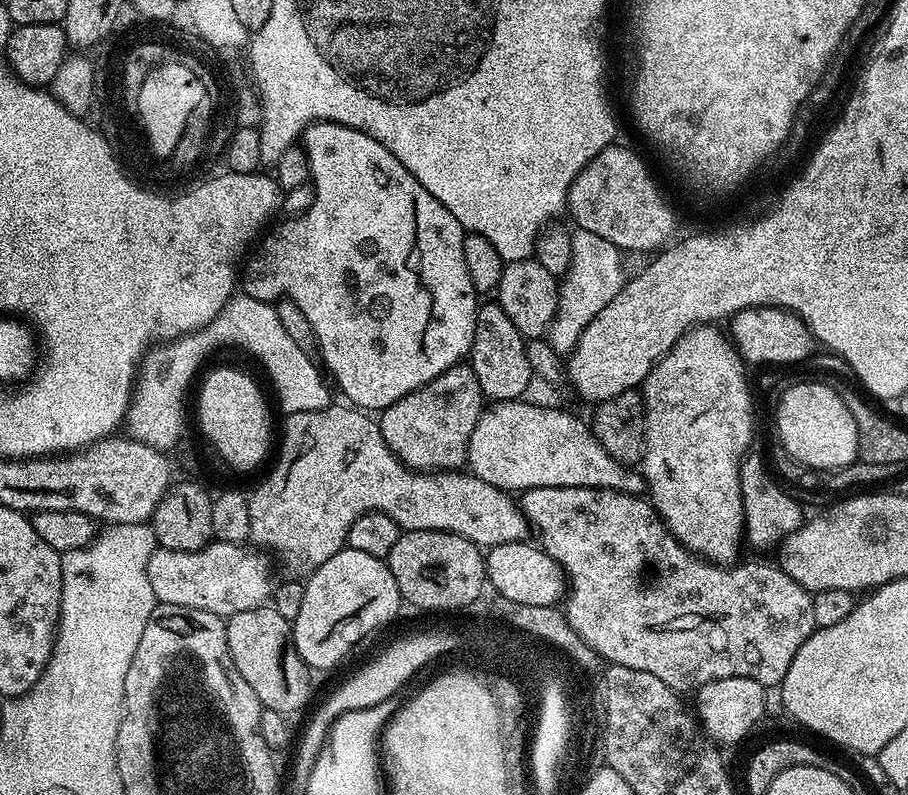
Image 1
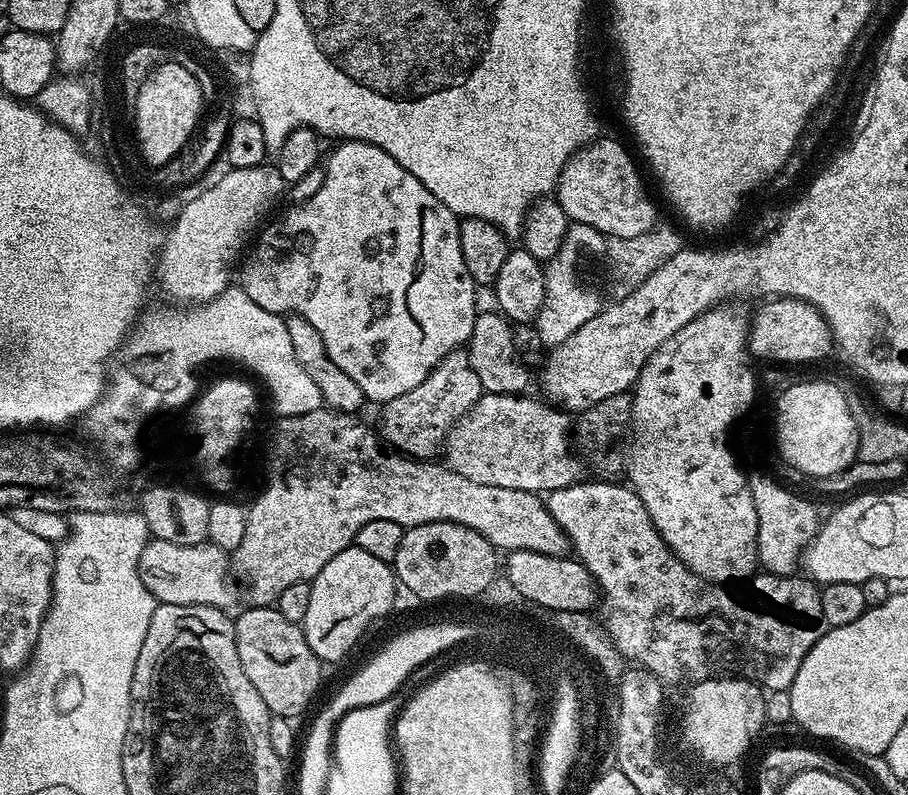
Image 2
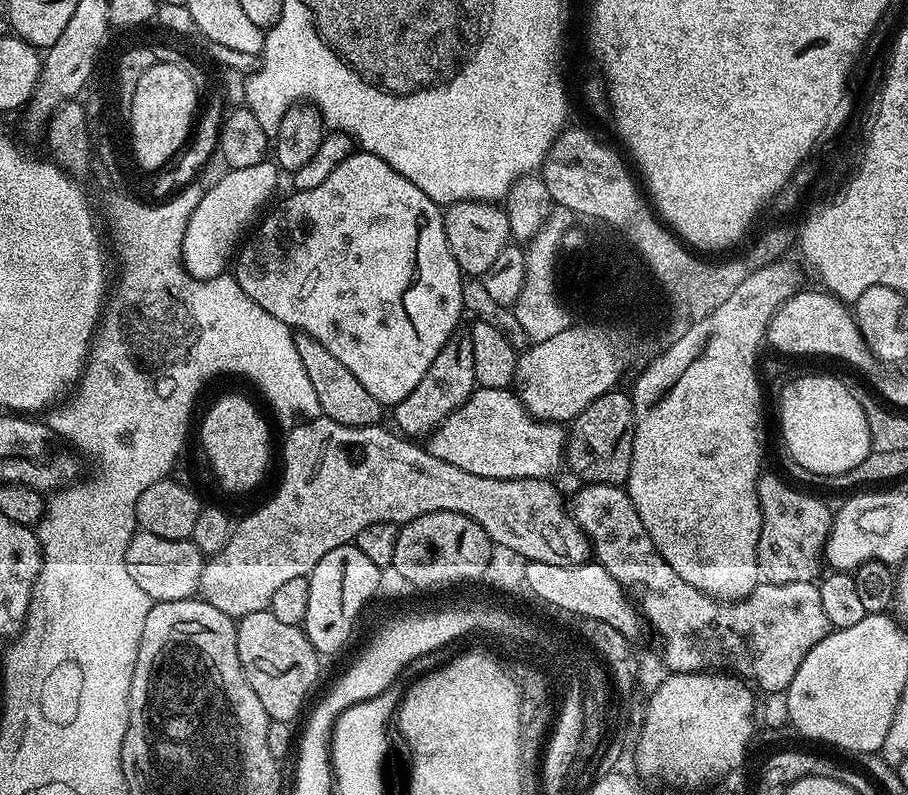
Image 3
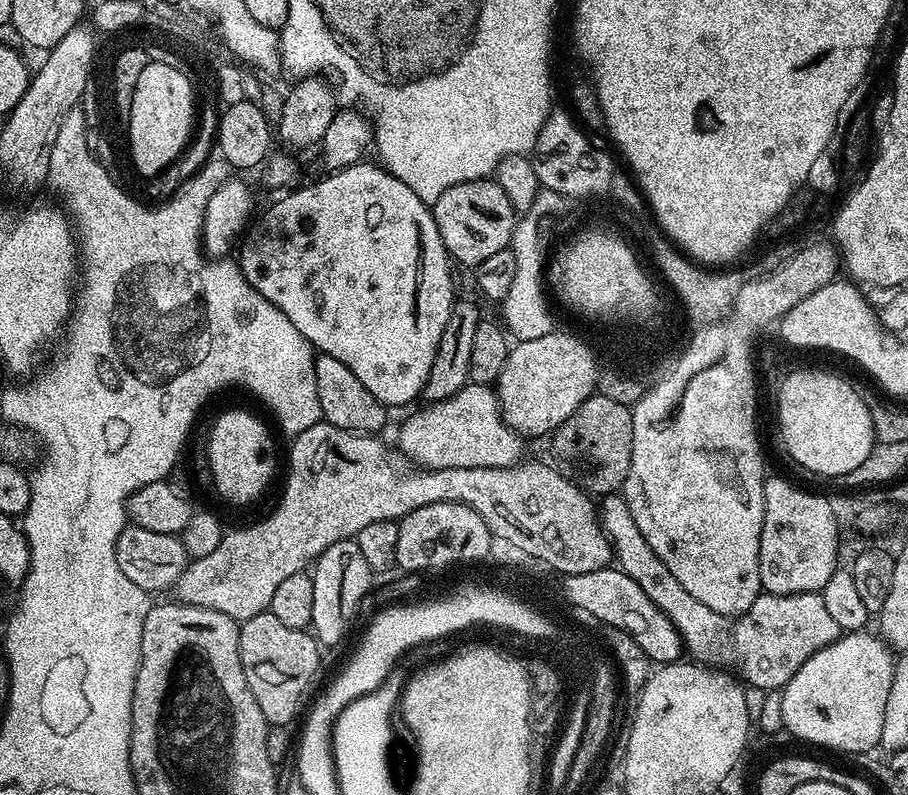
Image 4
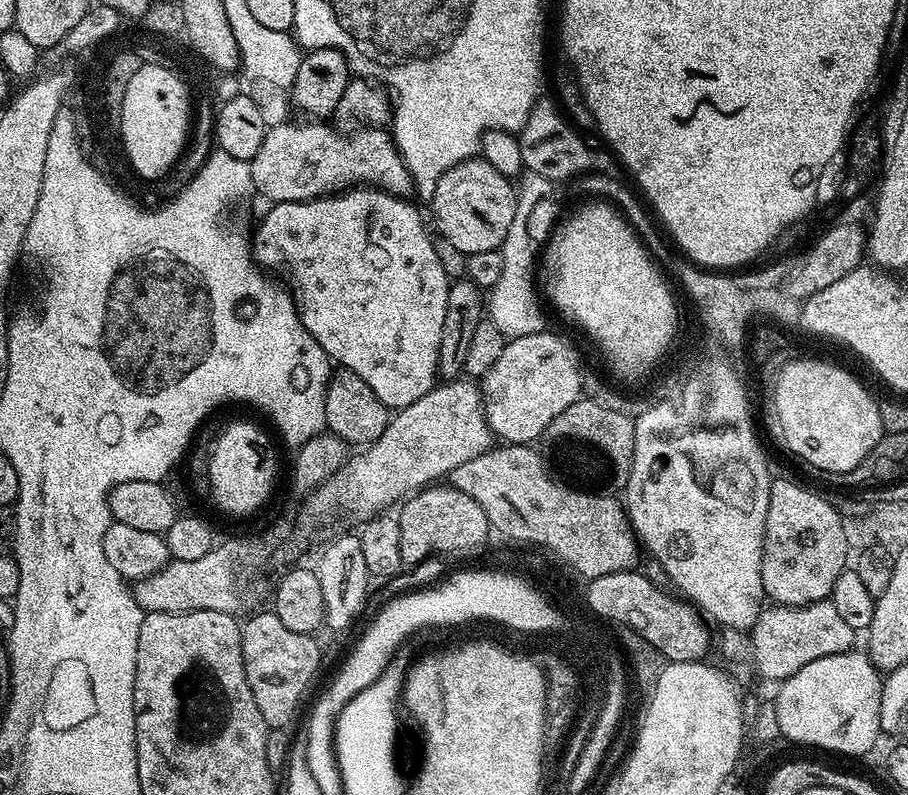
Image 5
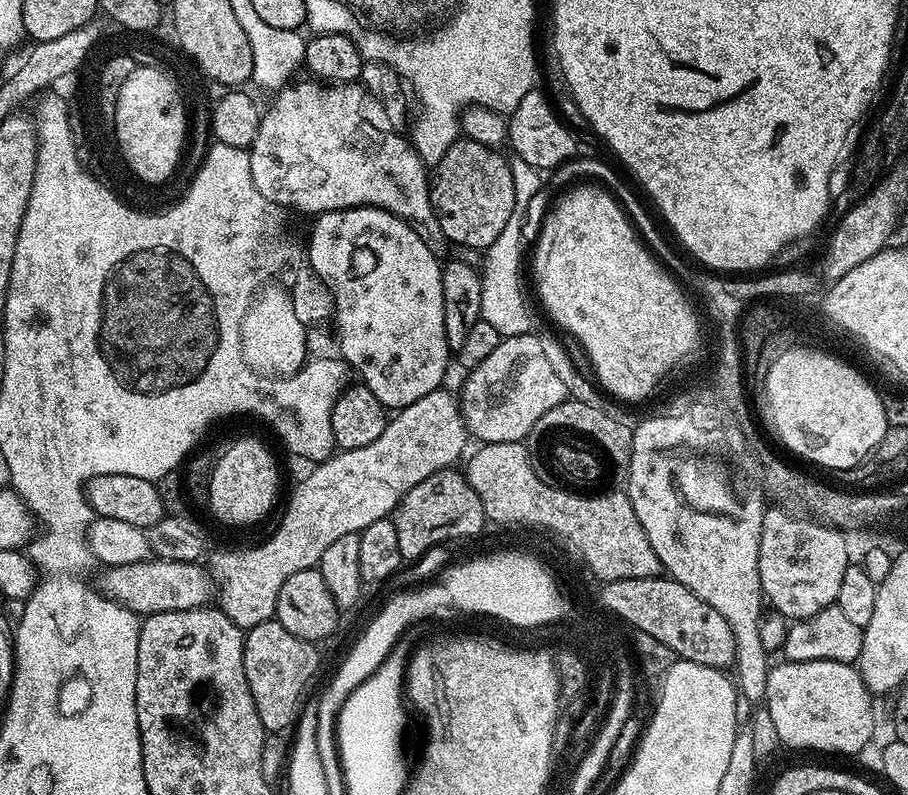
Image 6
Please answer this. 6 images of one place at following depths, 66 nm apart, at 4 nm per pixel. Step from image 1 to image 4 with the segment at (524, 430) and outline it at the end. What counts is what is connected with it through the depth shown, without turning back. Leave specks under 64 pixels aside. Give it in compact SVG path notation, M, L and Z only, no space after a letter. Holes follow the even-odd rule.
M467 383L458 394L429 403L400 428L398 447L413 465L429 468L509 468L525 459L525 441L505 422L500 401L486 384Z

